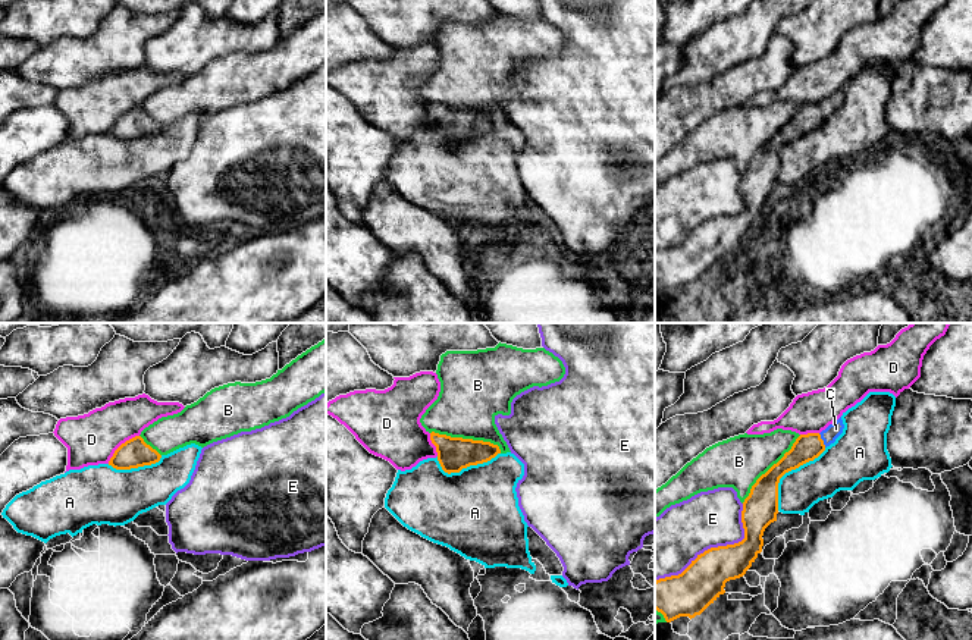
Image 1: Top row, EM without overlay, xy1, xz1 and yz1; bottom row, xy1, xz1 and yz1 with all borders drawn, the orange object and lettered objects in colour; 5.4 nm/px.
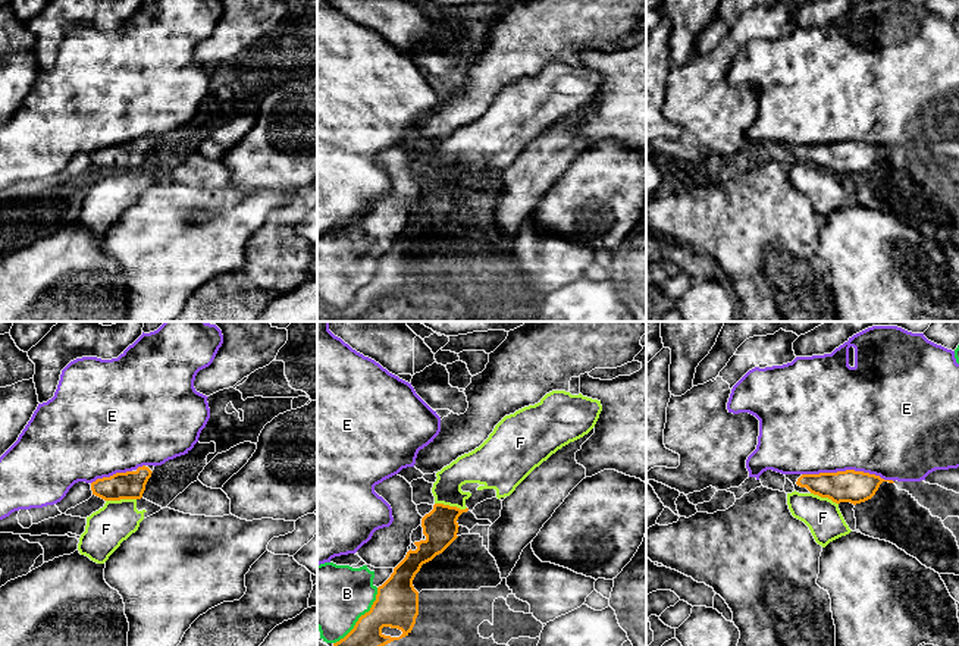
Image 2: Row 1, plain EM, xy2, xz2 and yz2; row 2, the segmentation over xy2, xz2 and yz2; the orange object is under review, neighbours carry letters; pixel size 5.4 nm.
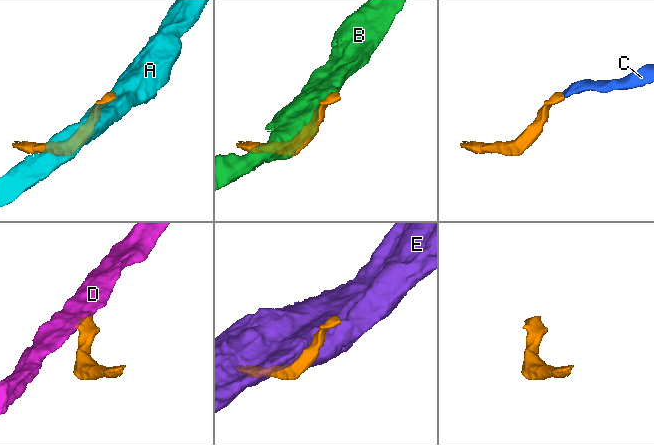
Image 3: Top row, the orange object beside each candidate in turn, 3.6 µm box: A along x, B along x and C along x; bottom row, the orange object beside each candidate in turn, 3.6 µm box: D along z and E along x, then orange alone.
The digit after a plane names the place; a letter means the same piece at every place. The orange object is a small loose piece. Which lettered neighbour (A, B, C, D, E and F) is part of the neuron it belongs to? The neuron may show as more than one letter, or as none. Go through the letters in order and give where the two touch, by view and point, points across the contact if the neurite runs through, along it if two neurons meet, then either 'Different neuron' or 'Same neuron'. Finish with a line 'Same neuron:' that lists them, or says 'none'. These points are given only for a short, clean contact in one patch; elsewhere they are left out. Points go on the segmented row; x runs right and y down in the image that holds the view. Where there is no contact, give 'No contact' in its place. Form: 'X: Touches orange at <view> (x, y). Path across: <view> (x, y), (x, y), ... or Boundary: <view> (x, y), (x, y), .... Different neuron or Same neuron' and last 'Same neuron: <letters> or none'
A: Touches orange at yz1 (787, 471). Different neuron
B: Touches orange at xz1 (467, 439). Different neuron
C: Touches orange at yz1 (822, 441). Path across: yz1 (806, 448), (822, 441), (836, 429). Same neuron
D: Touches orange at xy1 (121, 445). Boundary: xy1 (138, 435), (127, 439), (107, 463). Different neuron
E: Touches orange at yz1 (715, 548). Different neuron
F: Touches orange at xz2 (451, 507). Boundary: xz2 (435, 502), (466, 508). Different neuron
Same neuron: C

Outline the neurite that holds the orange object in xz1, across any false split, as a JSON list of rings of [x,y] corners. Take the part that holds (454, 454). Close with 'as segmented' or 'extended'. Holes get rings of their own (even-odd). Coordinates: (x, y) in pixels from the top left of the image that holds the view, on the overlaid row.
[[[432,432],[430,440],[436,446],[438,461],[448,474],[463,468],[490,461],[501,449],[498,445],[483,440],[451,437]]]; as segmented

